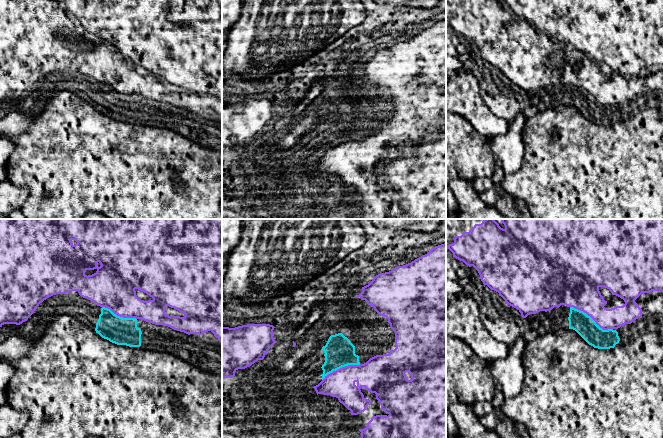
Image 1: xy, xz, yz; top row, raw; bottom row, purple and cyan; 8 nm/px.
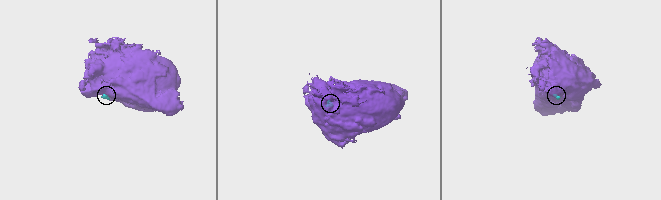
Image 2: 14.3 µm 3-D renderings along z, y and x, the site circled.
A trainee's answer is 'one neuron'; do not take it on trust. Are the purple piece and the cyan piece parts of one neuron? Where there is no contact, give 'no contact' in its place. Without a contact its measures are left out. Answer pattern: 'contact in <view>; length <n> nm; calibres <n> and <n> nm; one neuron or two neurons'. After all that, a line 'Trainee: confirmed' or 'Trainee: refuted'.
contact in yz; length 400 nm; calibres 300 and 170 nm; one neuron
Trainee: confirmed

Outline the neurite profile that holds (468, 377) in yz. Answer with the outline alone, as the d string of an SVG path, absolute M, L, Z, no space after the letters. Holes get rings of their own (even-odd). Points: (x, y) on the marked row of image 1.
M446 336L446 435L457 436L458 429L449 413L449 407L460 402L473 407L478 402L492 402L498 384L491 375L491 363L480 358L463 340Z

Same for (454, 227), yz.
M446 219L446 247L454 243L456 236L469 232L475 224L481 224L486 219Z

